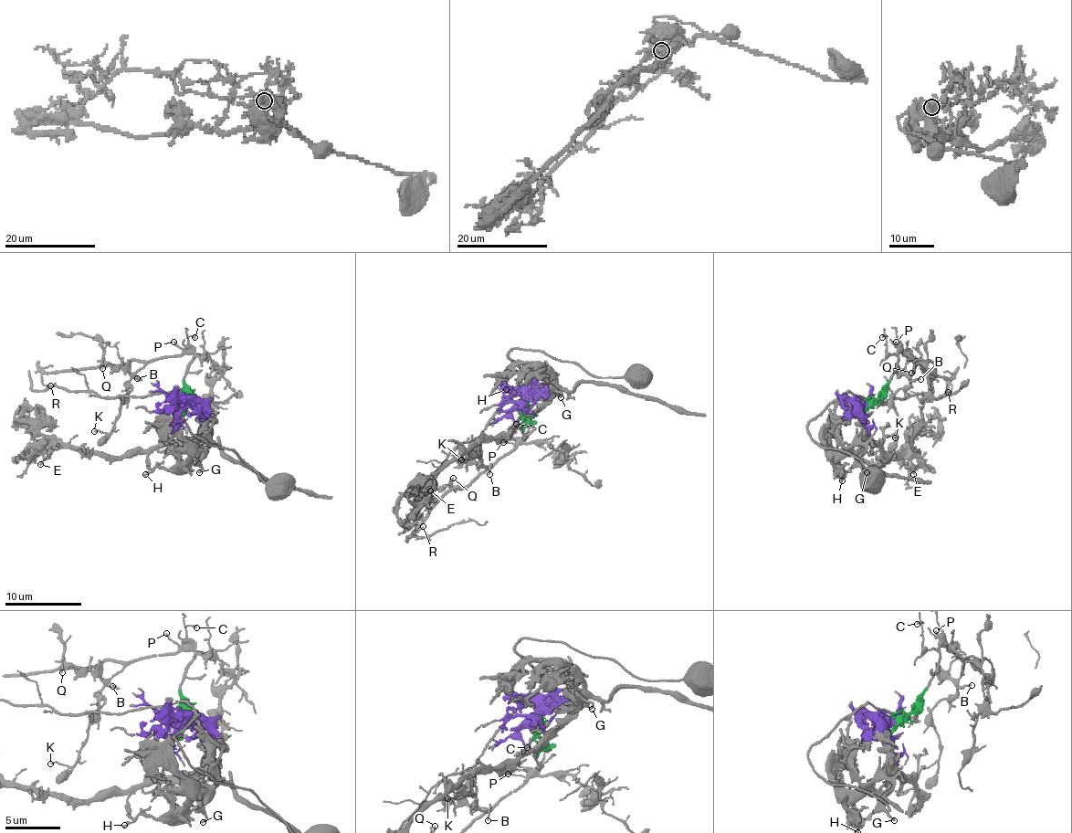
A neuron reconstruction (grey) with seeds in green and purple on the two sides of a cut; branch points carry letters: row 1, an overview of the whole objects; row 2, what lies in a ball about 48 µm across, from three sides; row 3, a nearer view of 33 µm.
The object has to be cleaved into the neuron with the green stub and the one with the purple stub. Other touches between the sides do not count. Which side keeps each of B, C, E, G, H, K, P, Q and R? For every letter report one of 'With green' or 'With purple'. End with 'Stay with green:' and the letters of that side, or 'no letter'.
B: With green
C: With green
E: With purple
G: With purple
H: With purple
K: With green
P: With green
Q: With green
R: With green
Stay with green: B, C, K, P, Q, R

